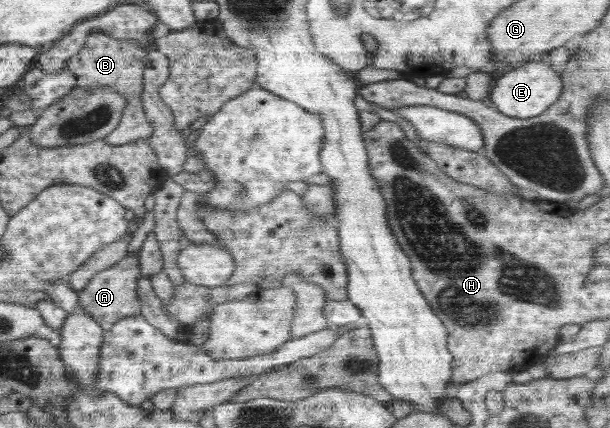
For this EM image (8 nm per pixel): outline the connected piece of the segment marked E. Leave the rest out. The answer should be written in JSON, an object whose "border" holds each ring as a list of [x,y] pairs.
{"border":[[[545,59],[529,61],[503,75],[491,90],[491,95],[488,99],[489,104],[503,115],[513,118],[527,119],[545,113],[545,110],[561,97],[563,82],[561,82],[559,73],[552,70],[549,67],[550,65],[544,62]]]}

